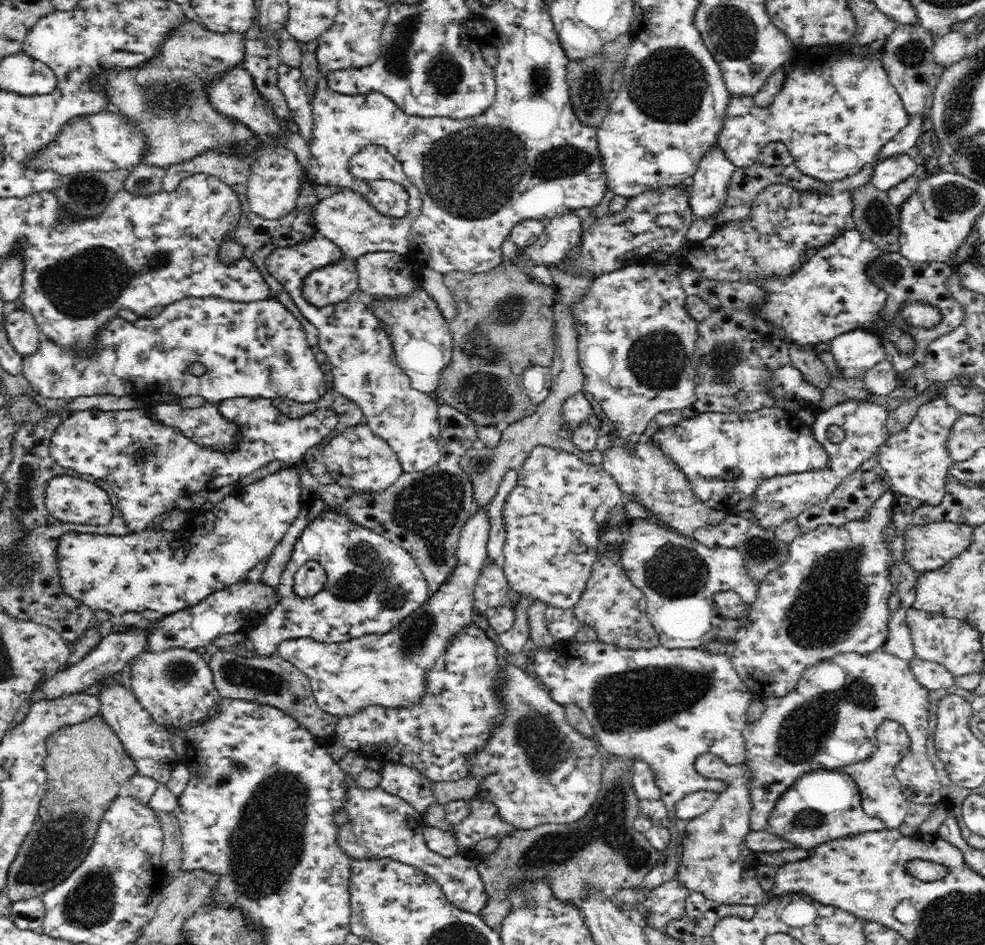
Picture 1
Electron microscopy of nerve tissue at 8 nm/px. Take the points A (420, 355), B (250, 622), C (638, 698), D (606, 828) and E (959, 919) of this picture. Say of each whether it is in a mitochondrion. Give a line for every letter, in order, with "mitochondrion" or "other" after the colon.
A: other
B: other
C: mitochondrion
D: mitochondrion
E: mitochondrion

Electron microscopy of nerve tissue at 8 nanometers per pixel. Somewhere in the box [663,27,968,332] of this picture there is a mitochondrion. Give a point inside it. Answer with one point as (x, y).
(911, 53)

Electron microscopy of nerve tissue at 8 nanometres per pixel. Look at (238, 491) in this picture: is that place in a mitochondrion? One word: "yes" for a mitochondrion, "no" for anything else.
no

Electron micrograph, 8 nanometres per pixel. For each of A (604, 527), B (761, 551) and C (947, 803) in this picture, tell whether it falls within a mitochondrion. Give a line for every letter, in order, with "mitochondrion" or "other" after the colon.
A: other
B: mitochondrion
C: other

